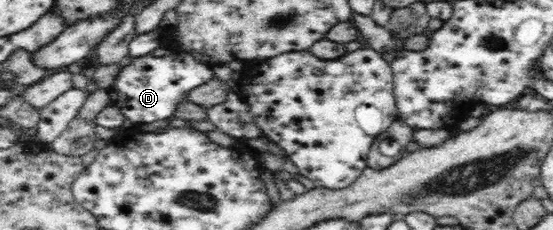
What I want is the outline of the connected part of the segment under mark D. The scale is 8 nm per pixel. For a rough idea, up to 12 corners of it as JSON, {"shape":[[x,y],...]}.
{"shape":[[190,53],[134,57],[107,88],[132,122],[169,119],[215,77]]}

